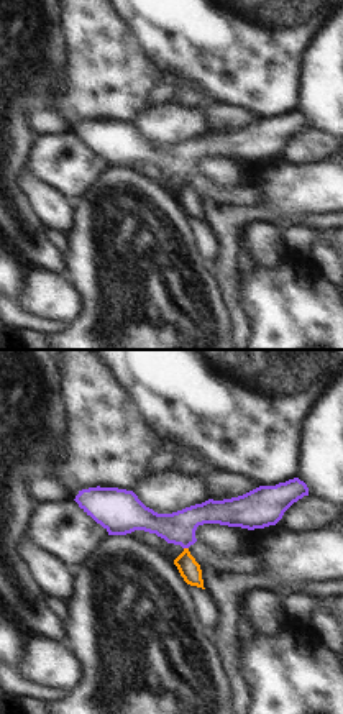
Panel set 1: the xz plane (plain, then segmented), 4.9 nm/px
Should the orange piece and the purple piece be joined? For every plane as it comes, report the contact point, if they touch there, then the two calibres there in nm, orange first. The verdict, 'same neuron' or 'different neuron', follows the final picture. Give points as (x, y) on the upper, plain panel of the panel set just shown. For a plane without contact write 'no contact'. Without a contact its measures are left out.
(186, 181) | 100/160 nm

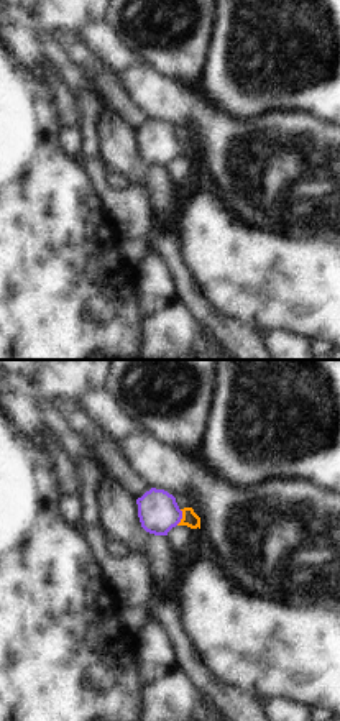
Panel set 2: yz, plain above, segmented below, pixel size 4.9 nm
(183, 150) | 80/200 nm

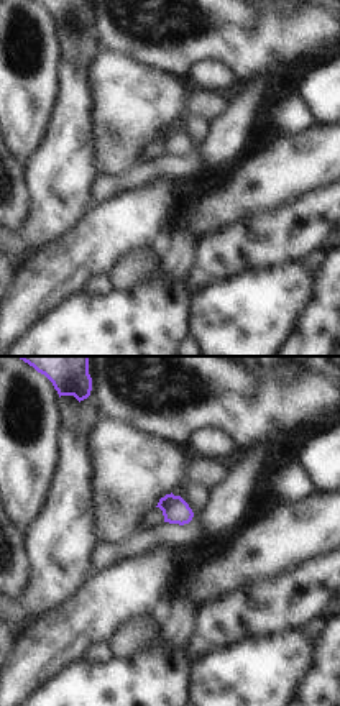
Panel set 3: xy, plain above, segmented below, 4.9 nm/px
no contact

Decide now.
same neuron

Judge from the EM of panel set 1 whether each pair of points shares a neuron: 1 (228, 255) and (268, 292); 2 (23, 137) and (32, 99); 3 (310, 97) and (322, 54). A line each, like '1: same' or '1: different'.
1: different
2: same
3: same

